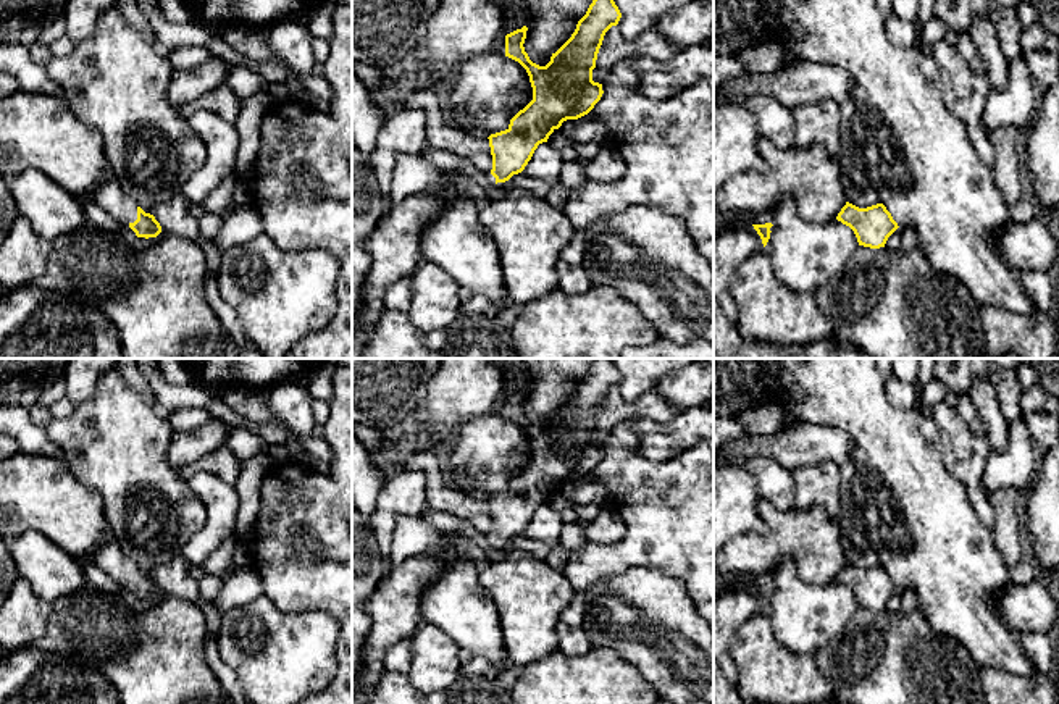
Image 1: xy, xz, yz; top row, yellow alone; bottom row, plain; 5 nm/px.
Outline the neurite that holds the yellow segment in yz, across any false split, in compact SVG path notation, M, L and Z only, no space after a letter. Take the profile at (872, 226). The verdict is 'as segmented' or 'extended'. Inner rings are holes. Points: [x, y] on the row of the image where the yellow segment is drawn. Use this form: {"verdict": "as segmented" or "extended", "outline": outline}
{"verdict": "as segmented", "outline": "M846 202L836 220L854 231L859 245L870 249L885 247L888 237L899 228L883 203L859 208Z"}

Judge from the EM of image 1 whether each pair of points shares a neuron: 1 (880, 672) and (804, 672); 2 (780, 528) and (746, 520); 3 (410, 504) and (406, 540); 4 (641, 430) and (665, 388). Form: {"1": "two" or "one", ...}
{"1": "two", "2": "two", "3": "two", "4": "two"}

